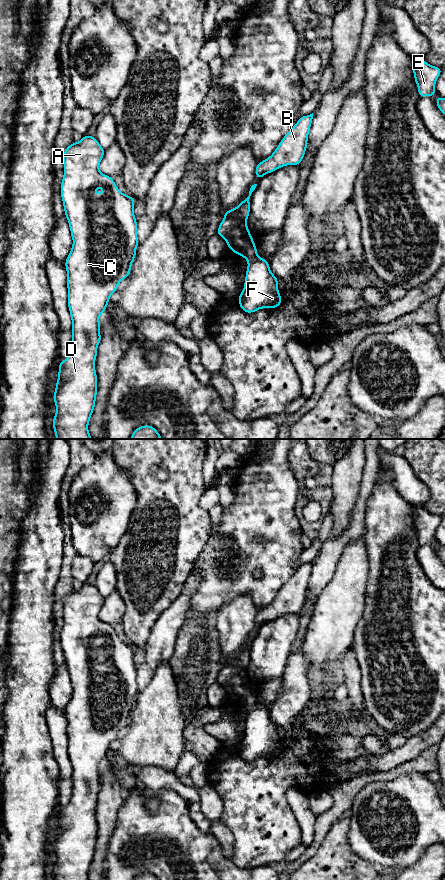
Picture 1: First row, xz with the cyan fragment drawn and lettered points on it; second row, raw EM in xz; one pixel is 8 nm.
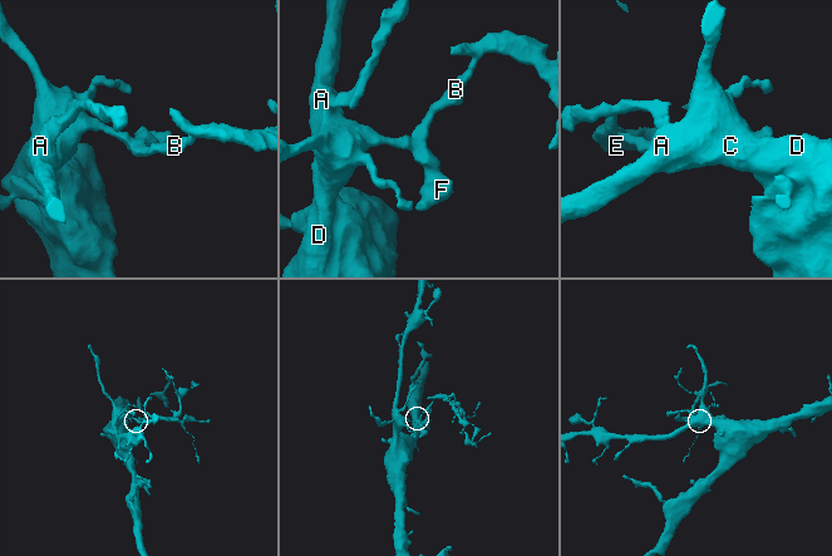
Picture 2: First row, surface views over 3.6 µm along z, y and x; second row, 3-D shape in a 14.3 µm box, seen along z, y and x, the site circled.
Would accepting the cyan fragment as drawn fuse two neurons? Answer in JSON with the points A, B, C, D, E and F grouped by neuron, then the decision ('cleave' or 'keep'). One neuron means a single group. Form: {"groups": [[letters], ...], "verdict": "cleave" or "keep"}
{"groups": [["A", "C", "D", "F"], ["B", "E"]], "verdict": "cleave"}

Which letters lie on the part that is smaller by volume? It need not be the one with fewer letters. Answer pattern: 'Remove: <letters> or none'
Remove: B, E

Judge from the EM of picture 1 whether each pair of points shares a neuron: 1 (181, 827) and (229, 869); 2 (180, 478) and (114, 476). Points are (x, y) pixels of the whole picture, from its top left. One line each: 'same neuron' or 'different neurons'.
1: different neurons
2: different neurons

